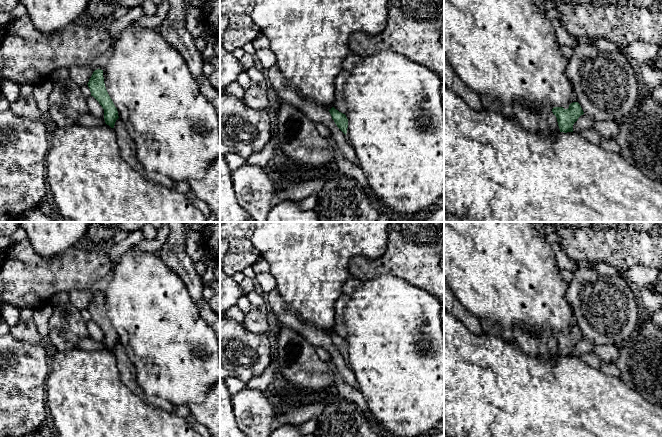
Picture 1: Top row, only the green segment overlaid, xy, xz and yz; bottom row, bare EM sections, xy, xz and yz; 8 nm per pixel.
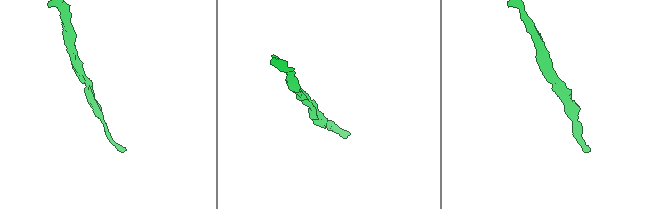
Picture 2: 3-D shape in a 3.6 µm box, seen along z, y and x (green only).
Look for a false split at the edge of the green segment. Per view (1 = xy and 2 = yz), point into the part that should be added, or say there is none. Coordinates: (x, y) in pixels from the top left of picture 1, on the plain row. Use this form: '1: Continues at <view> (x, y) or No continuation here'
1: No continuation here
2: No continuation here

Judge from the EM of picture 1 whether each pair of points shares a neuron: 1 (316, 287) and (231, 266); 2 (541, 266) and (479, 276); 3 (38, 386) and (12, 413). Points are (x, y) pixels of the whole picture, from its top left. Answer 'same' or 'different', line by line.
1: different
2: same
3: same

